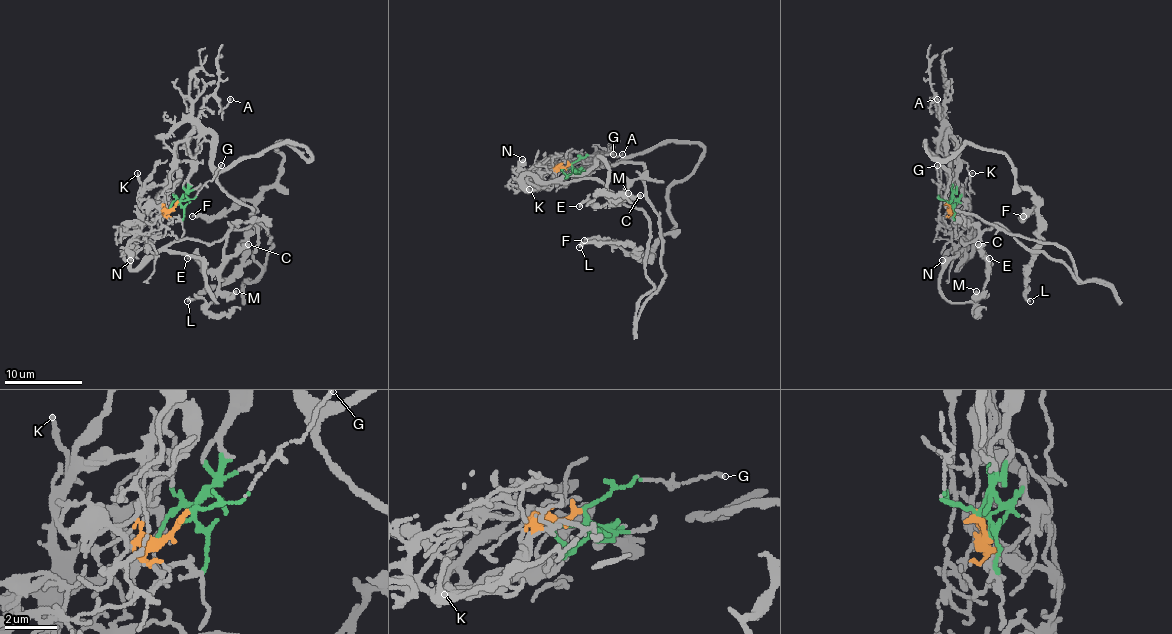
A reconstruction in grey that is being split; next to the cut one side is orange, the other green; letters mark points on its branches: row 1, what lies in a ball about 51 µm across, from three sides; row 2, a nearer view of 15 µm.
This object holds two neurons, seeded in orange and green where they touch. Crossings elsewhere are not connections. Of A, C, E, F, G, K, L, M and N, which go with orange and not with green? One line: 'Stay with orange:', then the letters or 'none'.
Stay with orange: C, E, K, M, N

